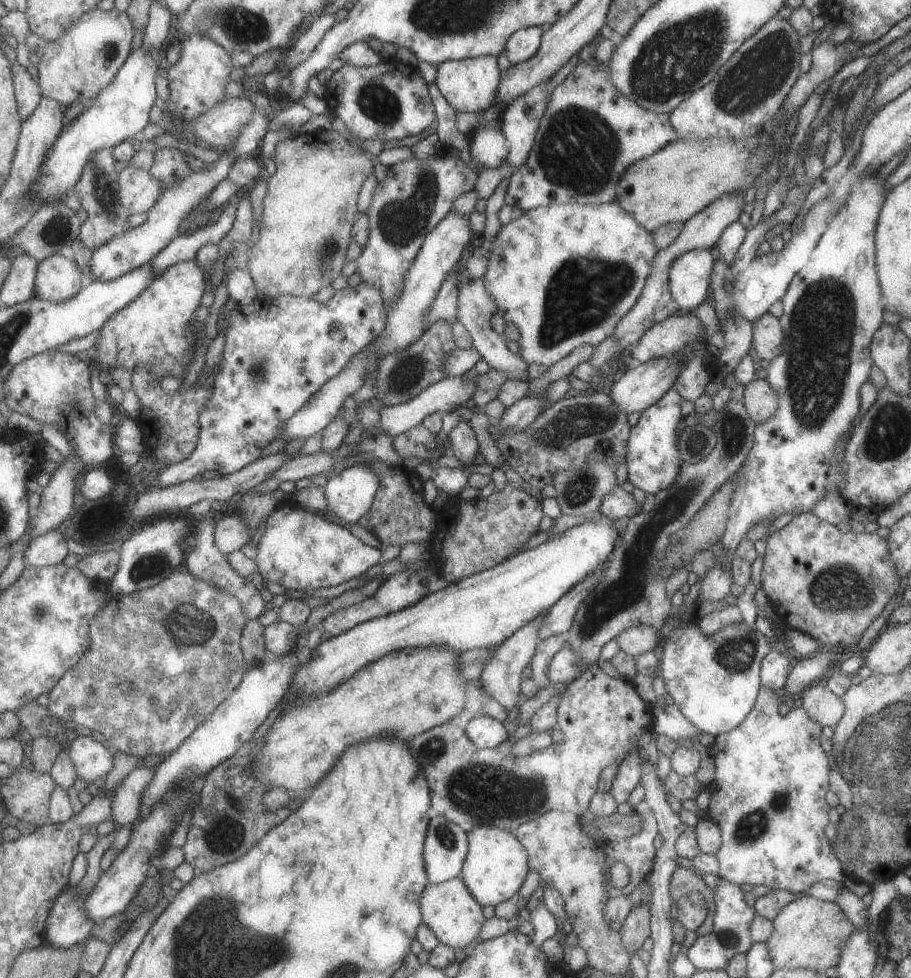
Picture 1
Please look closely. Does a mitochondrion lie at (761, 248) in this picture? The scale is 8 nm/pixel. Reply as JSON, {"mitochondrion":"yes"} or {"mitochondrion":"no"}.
{"mitochondrion":"no"}

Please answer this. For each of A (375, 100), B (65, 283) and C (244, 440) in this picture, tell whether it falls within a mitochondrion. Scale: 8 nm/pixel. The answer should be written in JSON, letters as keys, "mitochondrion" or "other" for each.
{"A":"mitochondrion","B":"other","C":"other"}

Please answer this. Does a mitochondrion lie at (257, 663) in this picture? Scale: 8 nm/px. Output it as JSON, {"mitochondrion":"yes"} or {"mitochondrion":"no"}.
{"mitochondrion":"no"}

